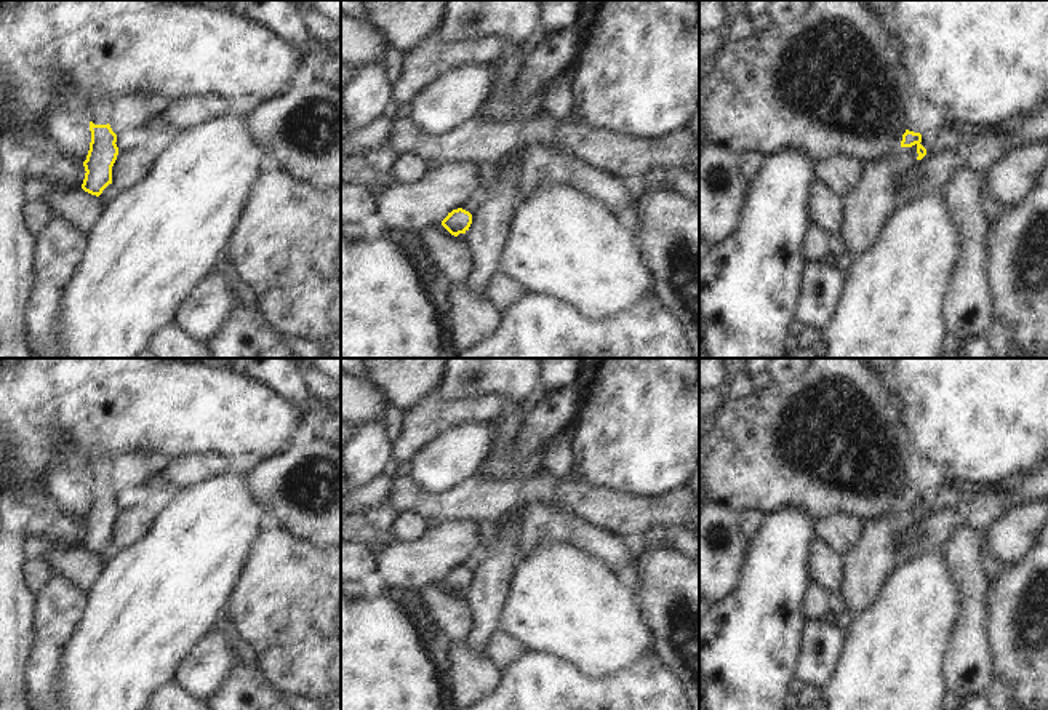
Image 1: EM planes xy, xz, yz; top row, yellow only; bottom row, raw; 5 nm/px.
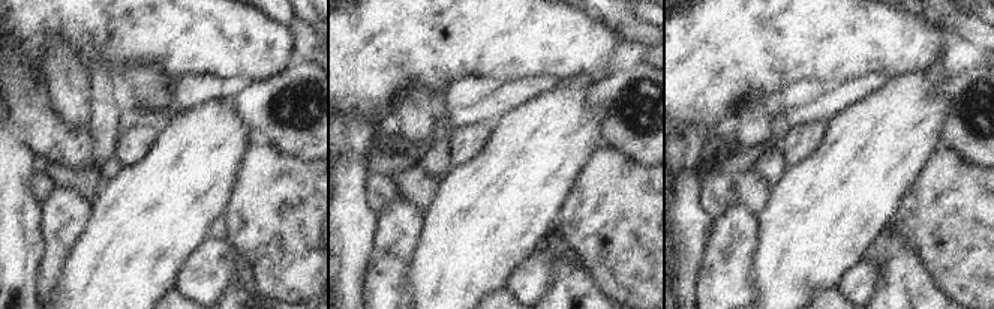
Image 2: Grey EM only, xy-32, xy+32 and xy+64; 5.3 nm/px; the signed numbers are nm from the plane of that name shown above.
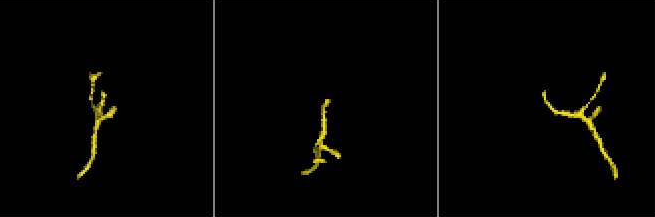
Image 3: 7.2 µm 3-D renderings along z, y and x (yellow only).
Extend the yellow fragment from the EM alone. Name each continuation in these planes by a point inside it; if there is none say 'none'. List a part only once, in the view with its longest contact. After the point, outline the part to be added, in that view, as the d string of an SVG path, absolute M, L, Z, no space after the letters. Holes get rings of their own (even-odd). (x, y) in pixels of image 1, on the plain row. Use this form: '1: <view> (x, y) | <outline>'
1: xy (100, 466) | M101 453L90 454L90 469L91 469L91 480L94 483L109 481L109 459L104 457Z

